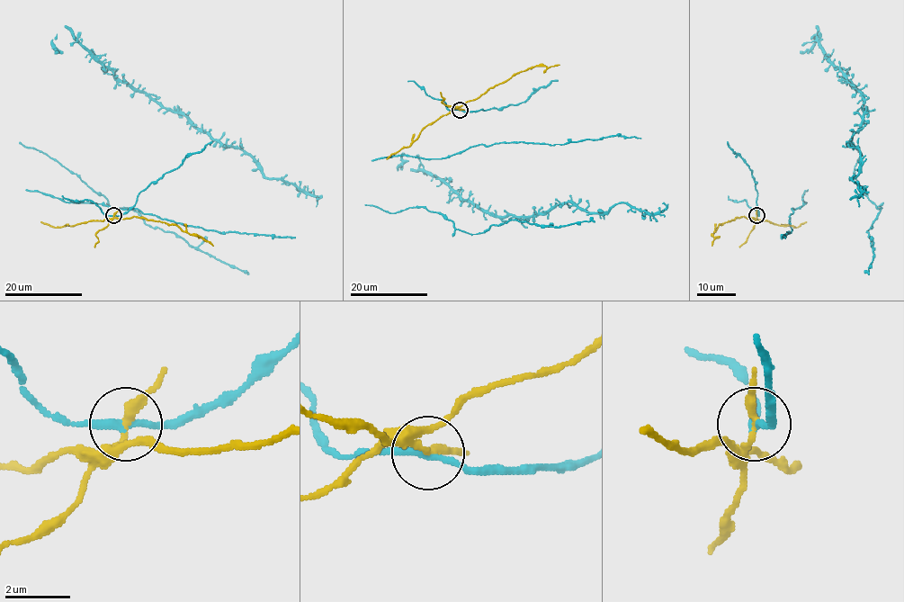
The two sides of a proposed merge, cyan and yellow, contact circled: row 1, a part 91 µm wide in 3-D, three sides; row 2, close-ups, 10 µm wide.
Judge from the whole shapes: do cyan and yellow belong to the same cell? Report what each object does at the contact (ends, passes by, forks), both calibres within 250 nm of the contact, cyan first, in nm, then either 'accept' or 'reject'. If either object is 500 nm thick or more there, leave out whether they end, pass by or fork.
cyan passes by; yellow passes by; 220 nm thick on the cyan side, 240 nm on the other; reject

